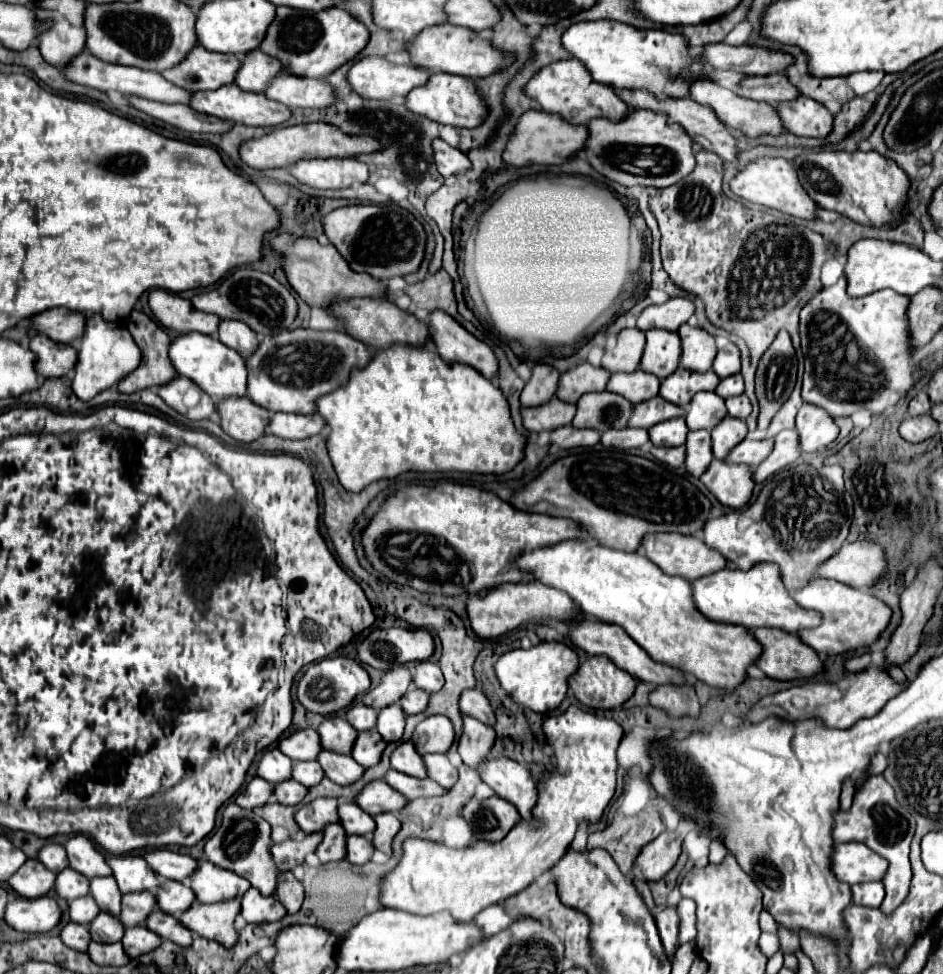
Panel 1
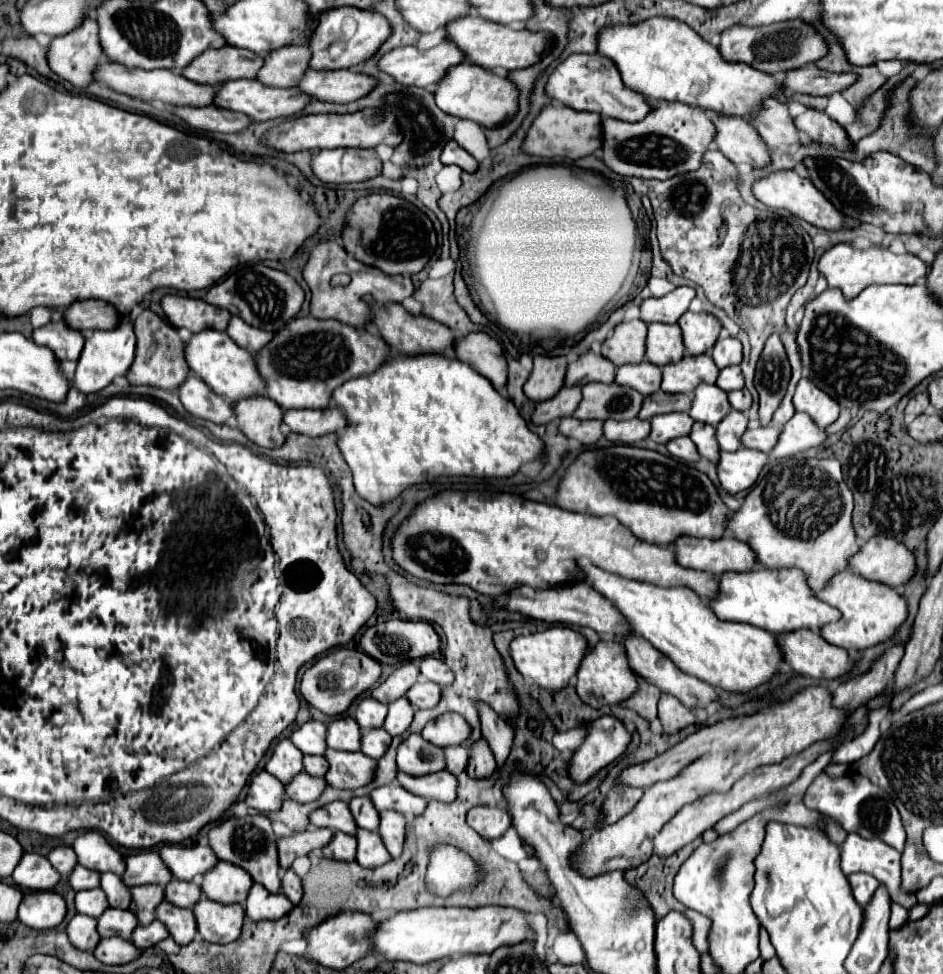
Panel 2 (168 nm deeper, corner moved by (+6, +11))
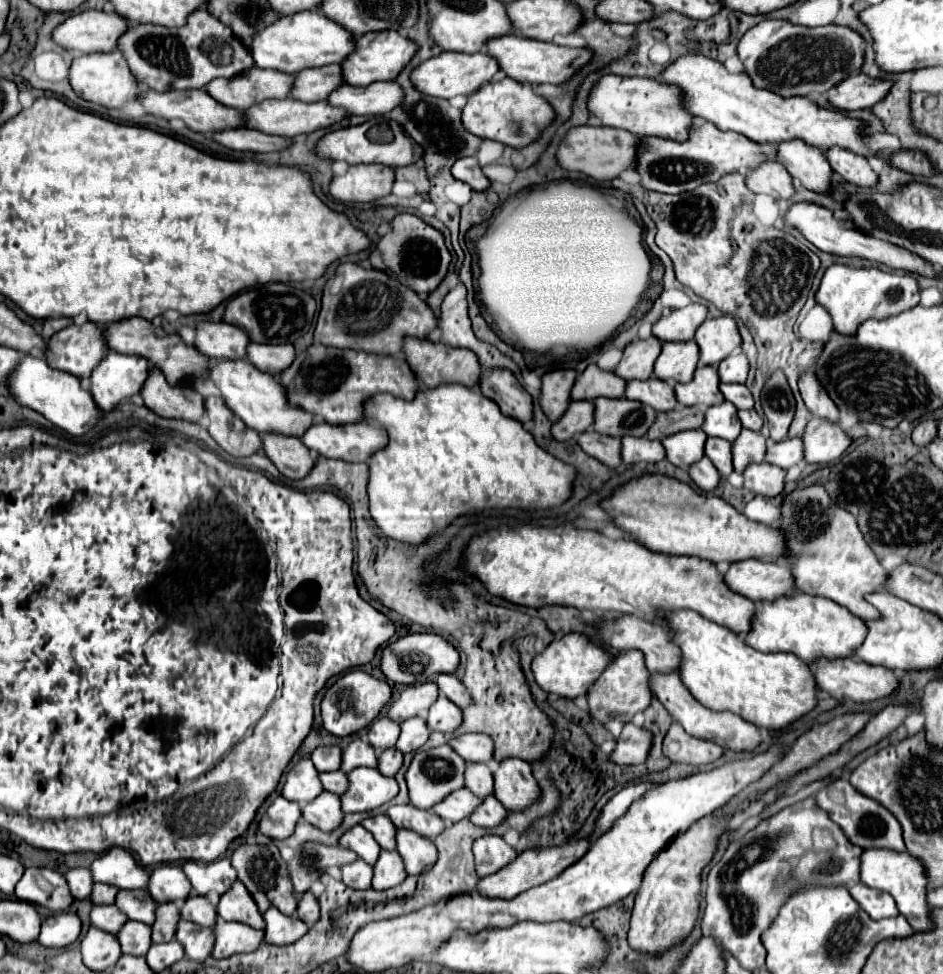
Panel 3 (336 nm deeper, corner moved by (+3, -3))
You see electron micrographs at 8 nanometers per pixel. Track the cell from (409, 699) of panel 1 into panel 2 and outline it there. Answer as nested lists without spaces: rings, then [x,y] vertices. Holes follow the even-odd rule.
[[[419,681],[411,687],[407,699],[419,709],[433,709],[441,701],[441,685],[435,685],[431,681]]]

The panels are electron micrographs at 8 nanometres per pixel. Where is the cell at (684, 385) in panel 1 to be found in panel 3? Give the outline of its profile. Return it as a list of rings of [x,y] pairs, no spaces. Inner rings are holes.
[[[712,365],[698,367],[692,381],[674,383],[676,401],[680,405],[700,405],[700,407],[718,405],[724,401],[718,385],[720,385],[720,381],[718,381],[716,367],[712,367]]]

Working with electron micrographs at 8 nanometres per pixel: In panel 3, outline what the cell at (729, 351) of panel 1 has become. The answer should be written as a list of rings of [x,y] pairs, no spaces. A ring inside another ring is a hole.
[[[736,349],[732,351],[720,365],[718,365],[720,381],[722,383],[744,383],[748,377],[748,359],[746,355]]]

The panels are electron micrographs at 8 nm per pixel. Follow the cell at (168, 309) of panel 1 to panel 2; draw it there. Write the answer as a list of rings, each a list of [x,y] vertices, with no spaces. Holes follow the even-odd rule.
[[[179,295],[163,297],[163,309],[177,329],[185,327],[191,333],[199,333],[201,329],[225,331],[231,319],[231,313],[227,309],[219,309],[201,299],[189,299]]]

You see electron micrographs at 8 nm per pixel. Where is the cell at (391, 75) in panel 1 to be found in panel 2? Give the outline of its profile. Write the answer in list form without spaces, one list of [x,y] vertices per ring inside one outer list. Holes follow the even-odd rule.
[[[443,39],[433,49],[417,49],[417,47],[399,47],[381,57],[379,69],[393,75],[395,81],[403,85],[415,87],[433,87],[439,83],[447,71],[465,61],[465,53]]]

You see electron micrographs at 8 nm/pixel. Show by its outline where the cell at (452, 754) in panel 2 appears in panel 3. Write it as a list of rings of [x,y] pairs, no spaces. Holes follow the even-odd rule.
[[[466,763],[466,789],[470,789],[476,797],[486,797],[494,793],[492,769],[486,763]]]

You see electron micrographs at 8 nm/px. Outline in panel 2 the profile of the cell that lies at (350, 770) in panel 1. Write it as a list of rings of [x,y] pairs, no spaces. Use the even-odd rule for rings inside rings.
[[[327,749],[325,759],[329,761],[329,771],[325,775],[327,783],[335,789],[357,789],[373,781],[377,761],[365,753],[349,753]]]

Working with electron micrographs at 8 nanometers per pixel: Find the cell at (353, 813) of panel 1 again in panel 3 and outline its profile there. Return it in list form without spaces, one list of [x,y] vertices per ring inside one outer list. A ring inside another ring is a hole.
[[[376,815],[376,817],[368,817],[362,821],[362,827],[368,829],[374,839],[378,841],[378,845],[382,849],[392,851],[394,849],[394,835],[396,835],[396,827],[392,825],[392,821],[386,815]]]

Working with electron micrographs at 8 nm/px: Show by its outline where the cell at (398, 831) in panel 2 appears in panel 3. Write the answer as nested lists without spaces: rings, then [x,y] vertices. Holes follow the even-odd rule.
[[[398,829],[396,851],[402,857],[408,875],[418,875],[436,861],[436,847],[432,841],[408,829]]]

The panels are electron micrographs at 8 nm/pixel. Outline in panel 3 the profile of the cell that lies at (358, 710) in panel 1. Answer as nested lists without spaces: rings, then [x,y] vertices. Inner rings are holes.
[[[378,717],[368,727],[368,741],[376,749],[376,753],[382,753],[384,749],[394,747],[398,735],[400,735],[400,725],[388,717]]]

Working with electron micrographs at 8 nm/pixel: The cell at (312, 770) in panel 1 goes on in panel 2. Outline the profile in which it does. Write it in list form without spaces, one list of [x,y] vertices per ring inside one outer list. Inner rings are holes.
[[[305,755],[303,757],[303,765],[305,765],[305,771],[315,775],[315,777],[325,777],[329,765],[327,765],[327,759],[321,757],[321,755]]]

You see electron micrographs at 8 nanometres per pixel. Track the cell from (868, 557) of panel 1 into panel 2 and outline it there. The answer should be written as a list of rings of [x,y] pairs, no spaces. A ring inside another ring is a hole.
[[[873,537],[855,557],[851,557],[851,571],[869,581],[887,583],[901,589],[913,579],[917,561],[913,551],[909,551],[903,543],[889,537]]]

